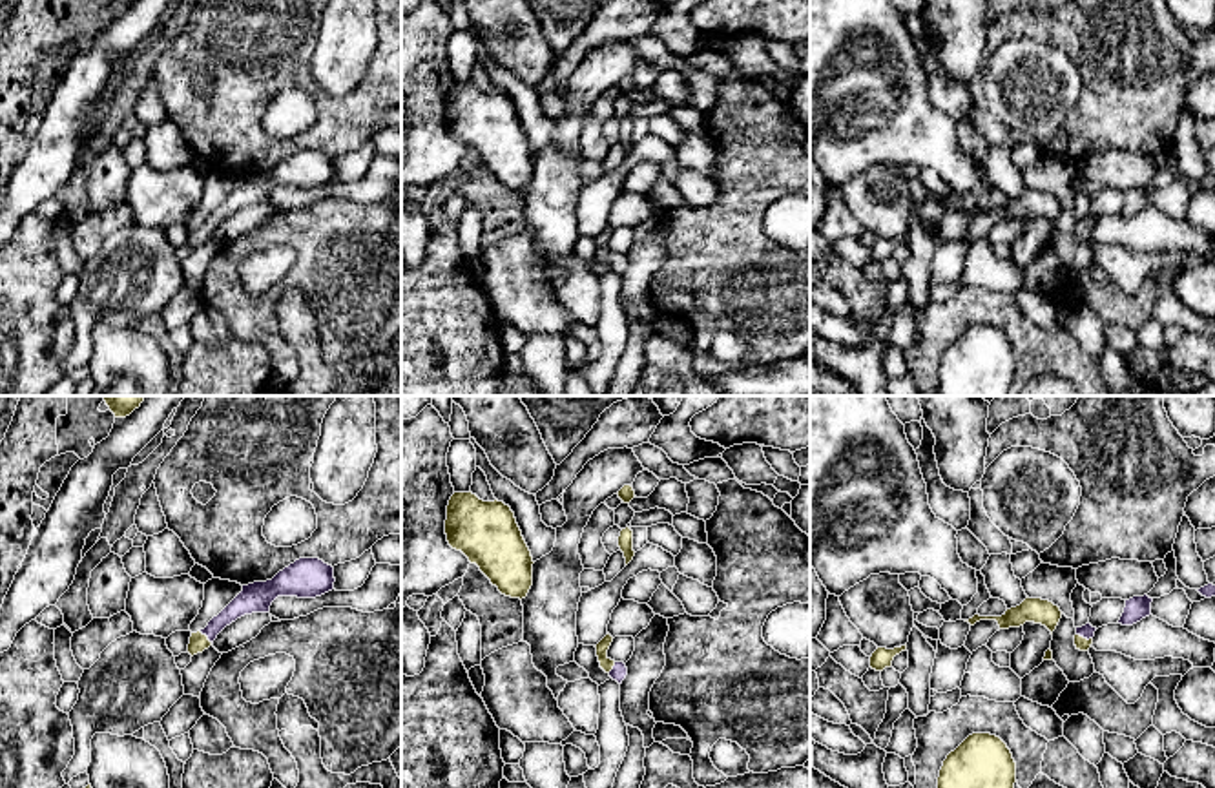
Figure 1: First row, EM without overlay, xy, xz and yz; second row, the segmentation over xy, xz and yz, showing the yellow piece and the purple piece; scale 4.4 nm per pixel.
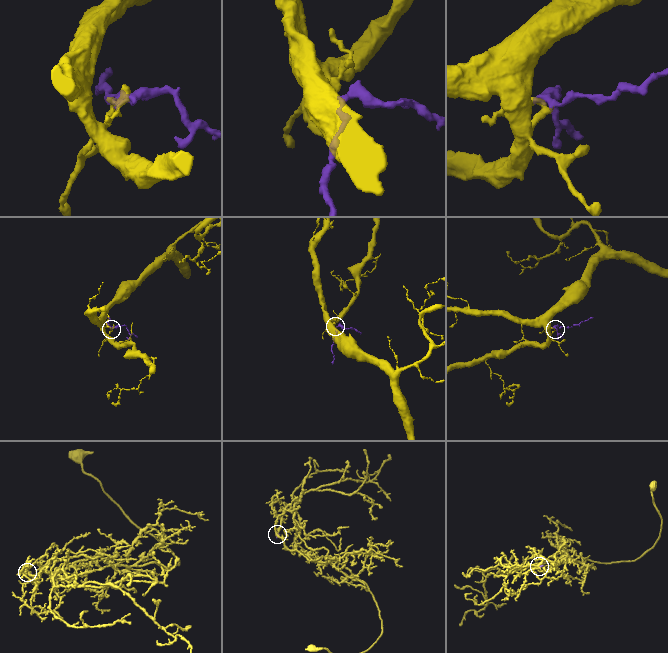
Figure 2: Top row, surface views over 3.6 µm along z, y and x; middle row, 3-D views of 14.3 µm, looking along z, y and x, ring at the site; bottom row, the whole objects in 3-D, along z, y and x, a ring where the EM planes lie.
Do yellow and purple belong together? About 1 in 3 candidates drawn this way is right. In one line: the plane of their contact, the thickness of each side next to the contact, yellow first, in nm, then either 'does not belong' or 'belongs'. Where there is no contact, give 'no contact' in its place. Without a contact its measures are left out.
meets yellow in yz; 60 nm thick on the yellow side, 60 nm on the other; belongs

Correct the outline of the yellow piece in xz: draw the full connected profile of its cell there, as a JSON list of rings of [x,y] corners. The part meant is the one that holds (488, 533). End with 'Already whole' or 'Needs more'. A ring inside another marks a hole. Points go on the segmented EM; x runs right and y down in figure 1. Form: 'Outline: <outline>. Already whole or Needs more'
Outline: [[[454,492],[447,505],[447,542],[511,598],[525,598],[533,586],[533,556],[504,502],[483,502],[476,494]]]. Already whole

